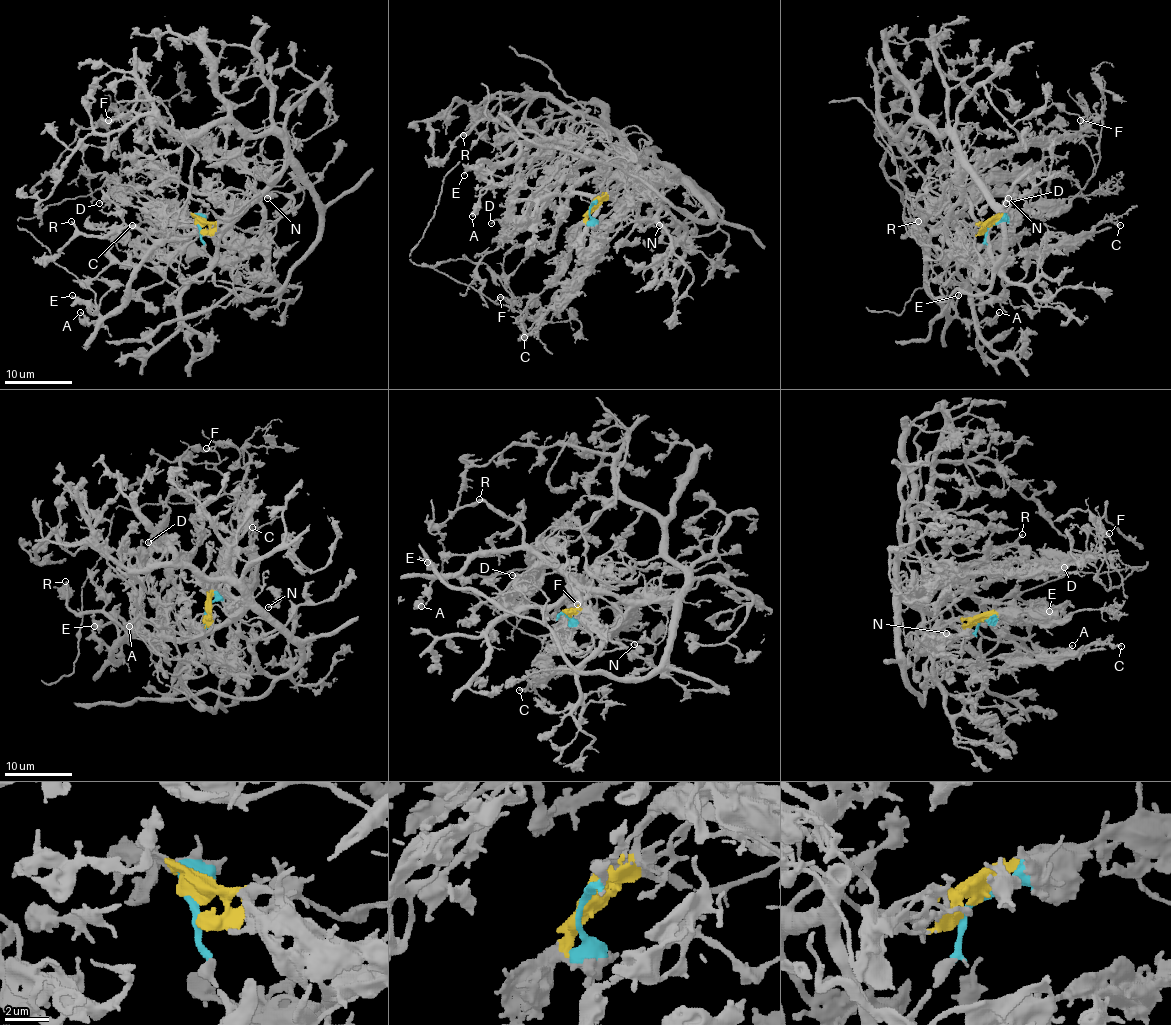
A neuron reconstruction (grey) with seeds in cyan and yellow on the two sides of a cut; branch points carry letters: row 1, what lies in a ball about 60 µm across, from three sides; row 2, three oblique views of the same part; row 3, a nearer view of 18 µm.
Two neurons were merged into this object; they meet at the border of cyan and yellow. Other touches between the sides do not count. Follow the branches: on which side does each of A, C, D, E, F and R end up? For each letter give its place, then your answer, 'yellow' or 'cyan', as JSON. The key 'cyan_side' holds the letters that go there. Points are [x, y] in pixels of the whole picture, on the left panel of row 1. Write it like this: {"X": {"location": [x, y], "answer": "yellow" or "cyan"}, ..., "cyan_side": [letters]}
{"A": {"location": [80, 312], "answer": "cyan"}, "C": {"location": [132, 225], "answer": "yellow"}, "D": {"location": [99, 203], "answer": "yellow"}, "E": {"location": [72, 295], "answer": "cyan"}, "F": {"location": [108, 120], "answer": "yellow"}, "R": {"location": [71, 221], "answer": "cyan"}, "cyan_side": ["A", "E", "R"]}

